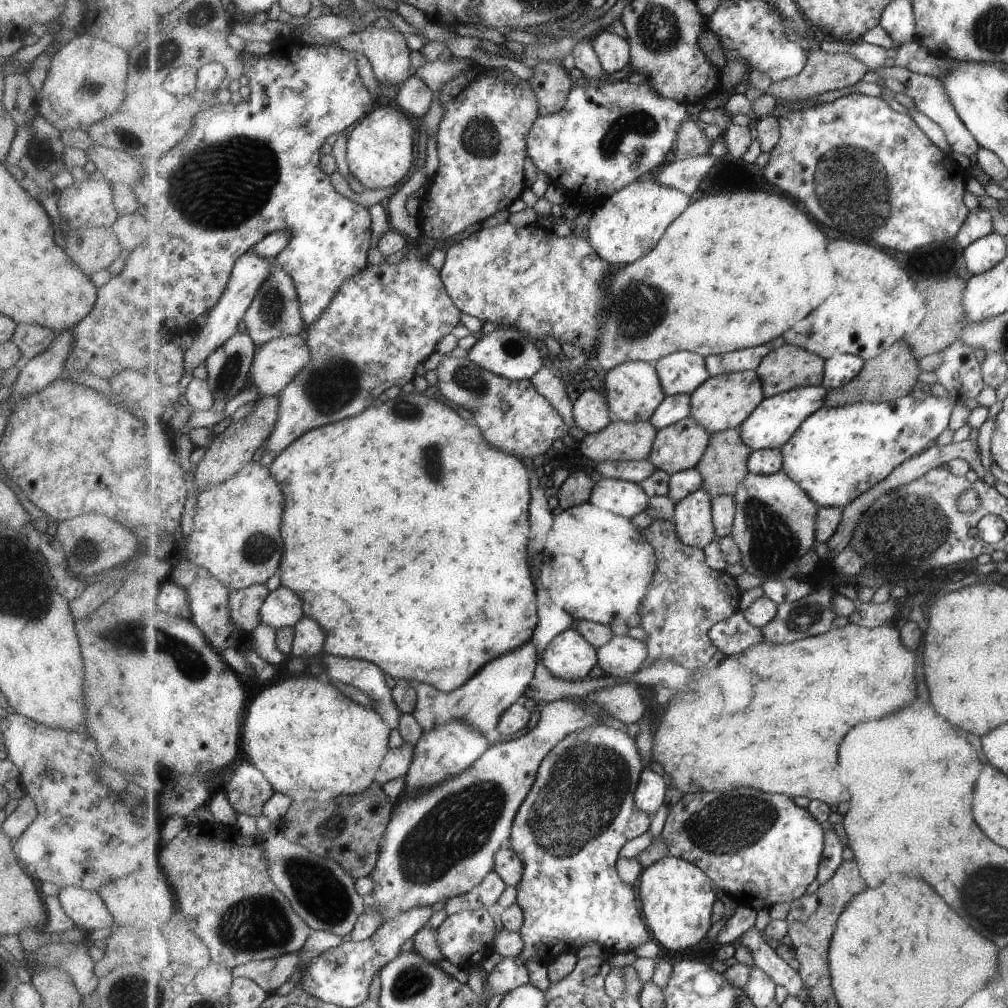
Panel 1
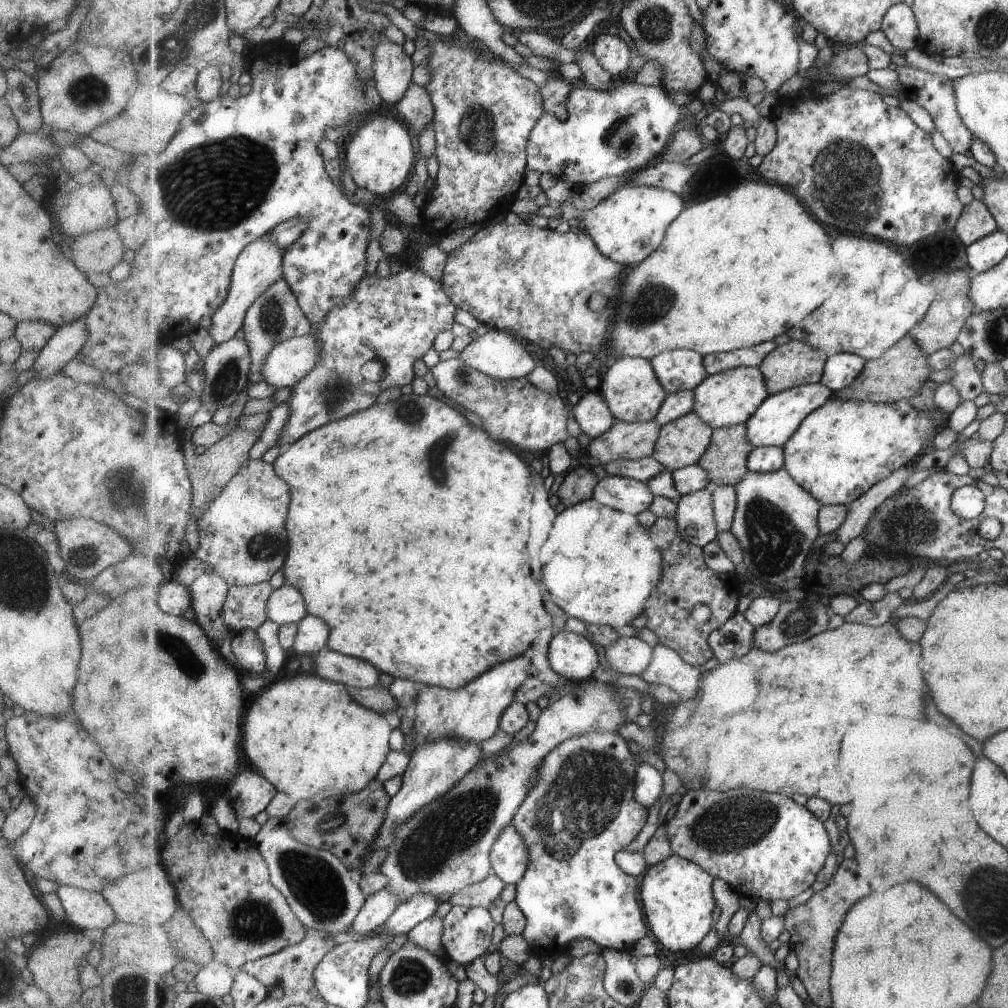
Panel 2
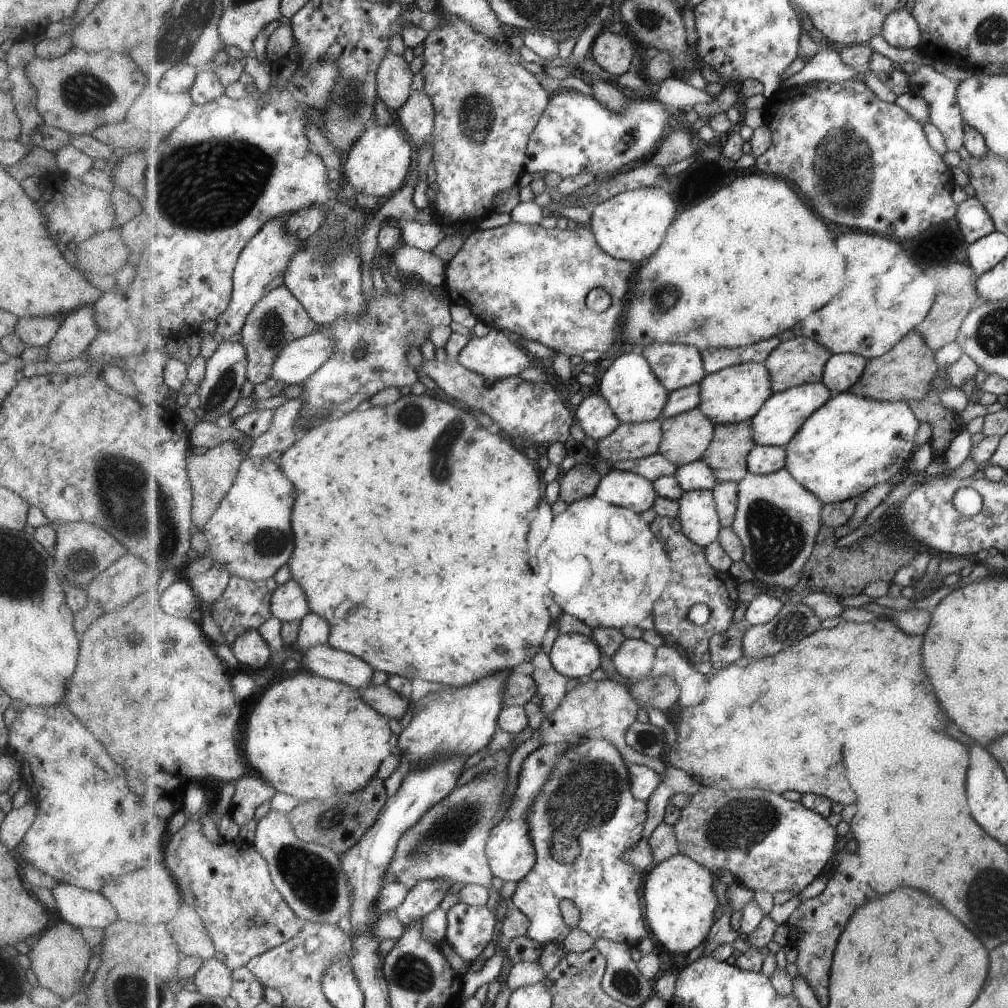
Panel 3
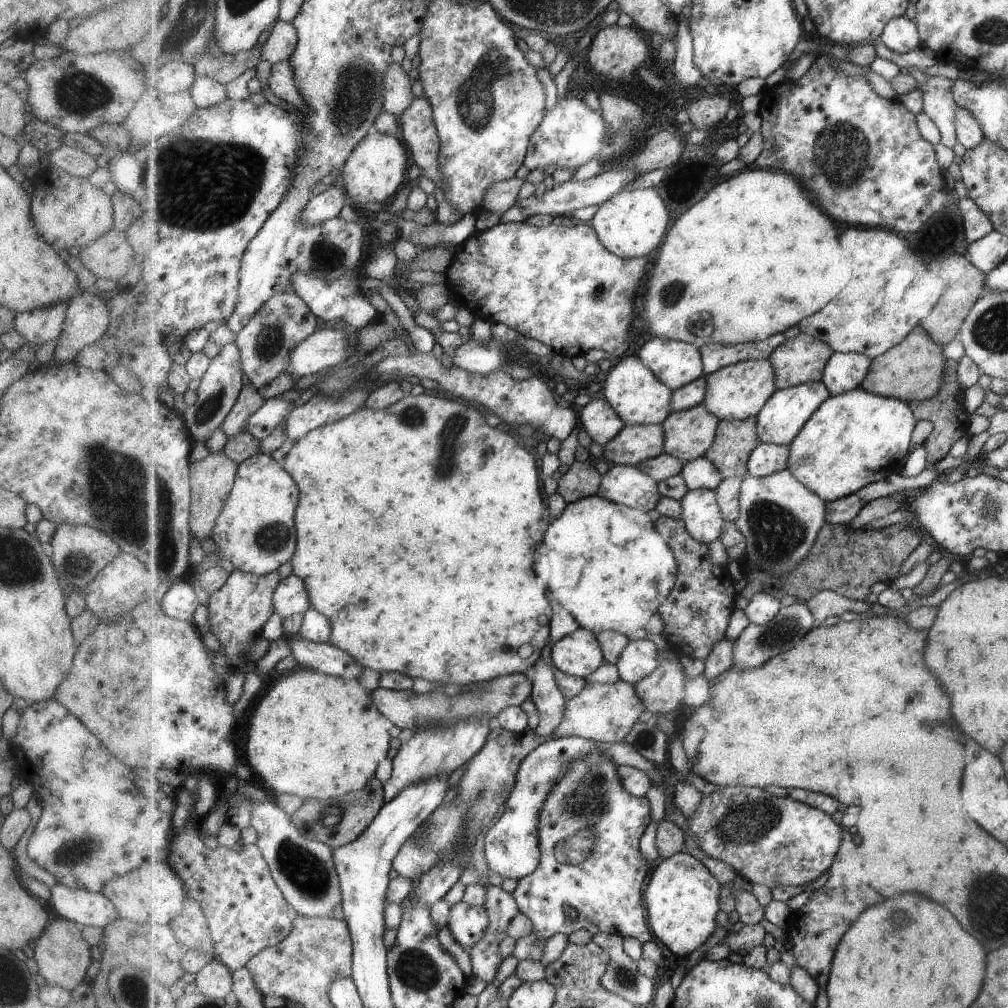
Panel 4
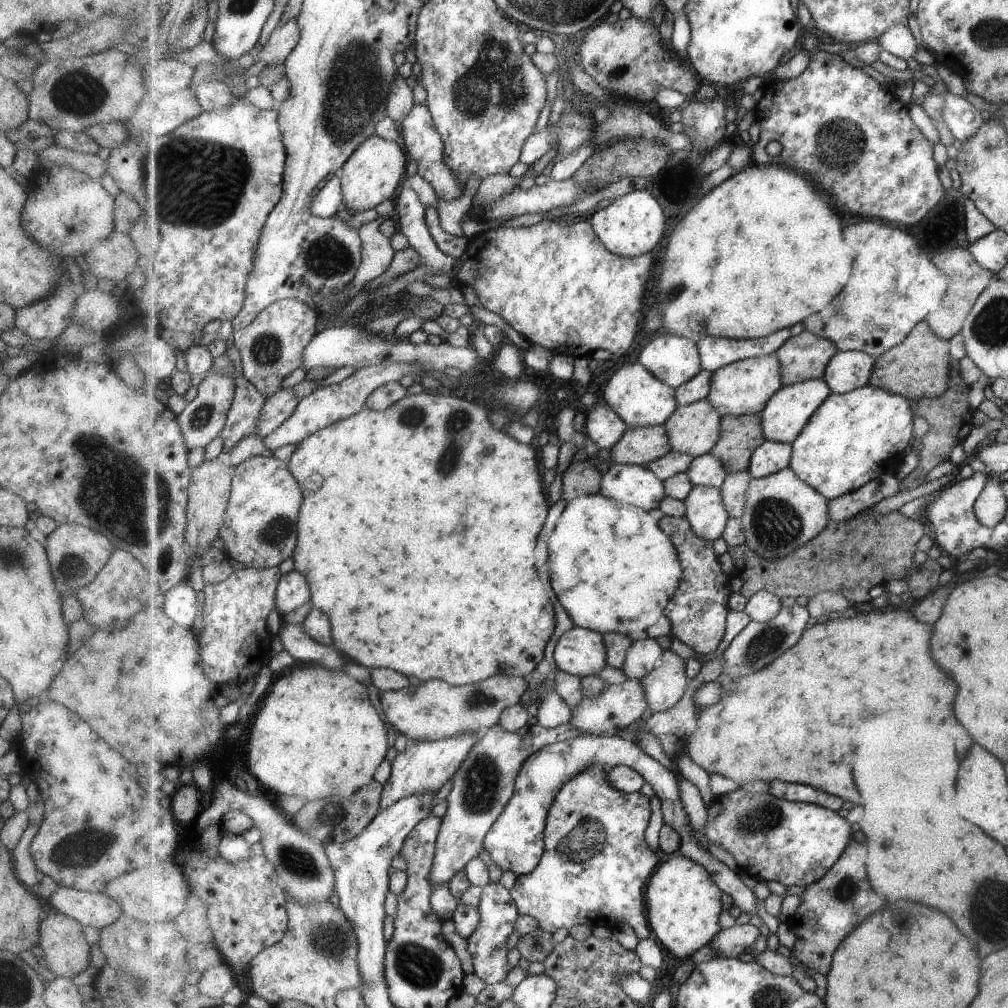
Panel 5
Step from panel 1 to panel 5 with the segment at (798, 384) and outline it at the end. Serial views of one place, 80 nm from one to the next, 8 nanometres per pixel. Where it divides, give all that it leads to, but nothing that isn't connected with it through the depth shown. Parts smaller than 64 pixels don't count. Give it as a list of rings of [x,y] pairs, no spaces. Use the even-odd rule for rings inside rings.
[[[804,330],[792,336],[775,353],[782,364],[782,381],[789,386],[809,379],[821,379],[827,365],[839,352],[834,340]]]

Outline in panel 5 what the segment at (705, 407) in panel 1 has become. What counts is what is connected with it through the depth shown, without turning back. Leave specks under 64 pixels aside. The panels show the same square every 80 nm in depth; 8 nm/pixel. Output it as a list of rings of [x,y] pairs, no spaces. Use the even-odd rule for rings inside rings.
[[[771,353],[743,359],[715,371],[708,399],[723,416],[754,415],[765,410],[767,403],[783,385],[781,361],[775,353]]]

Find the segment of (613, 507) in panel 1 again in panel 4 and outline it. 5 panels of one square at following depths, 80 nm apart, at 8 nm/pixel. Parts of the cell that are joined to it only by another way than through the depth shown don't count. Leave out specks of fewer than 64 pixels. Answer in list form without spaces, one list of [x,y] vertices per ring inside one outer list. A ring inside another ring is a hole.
[[[610,465],[608,471],[602,475],[598,494],[611,502],[641,509],[644,513],[656,509],[663,497],[655,477],[652,477],[637,465]]]

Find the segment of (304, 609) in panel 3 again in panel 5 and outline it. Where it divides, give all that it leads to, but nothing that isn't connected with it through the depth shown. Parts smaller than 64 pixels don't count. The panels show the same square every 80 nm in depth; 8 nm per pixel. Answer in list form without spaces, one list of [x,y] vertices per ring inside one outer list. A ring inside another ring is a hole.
[[[296,568],[282,575],[276,592],[276,606],[283,615],[311,602],[311,597],[311,585],[307,575]]]

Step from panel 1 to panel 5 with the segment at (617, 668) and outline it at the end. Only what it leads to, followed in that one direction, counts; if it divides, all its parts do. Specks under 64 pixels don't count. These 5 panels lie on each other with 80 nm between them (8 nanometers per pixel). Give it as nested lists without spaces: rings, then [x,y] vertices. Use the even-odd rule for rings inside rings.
[[[655,638],[634,641],[629,649],[626,661],[622,667],[629,679],[639,679],[647,676],[660,663],[665,650]]]

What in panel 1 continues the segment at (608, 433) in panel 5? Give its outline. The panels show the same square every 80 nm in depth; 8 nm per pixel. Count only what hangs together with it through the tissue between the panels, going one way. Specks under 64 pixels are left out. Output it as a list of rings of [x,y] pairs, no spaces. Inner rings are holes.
[[[597,389],[584,390],[574,402],[576,424],[586,434],[601,432],[611,424],[608,400]]]

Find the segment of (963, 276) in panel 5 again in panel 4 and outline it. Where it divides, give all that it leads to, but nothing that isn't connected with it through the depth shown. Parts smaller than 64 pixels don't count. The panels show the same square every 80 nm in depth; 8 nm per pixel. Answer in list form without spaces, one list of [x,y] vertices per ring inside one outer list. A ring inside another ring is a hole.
[[[949,255],[949,258],[943,260],[941,270],[945,272],[943,276],[951,278],[949,288],[939,299],[934,311],[926,319],[922,320],[921,325],[928,330],[933,340],[945,345],[960,330],[962,323],[970,312],[970,308],[974,306],[980,296],[987,292],[987,288],[985,283],[986,274],[975,268],[975,265],[972,265],[965,255]]]

